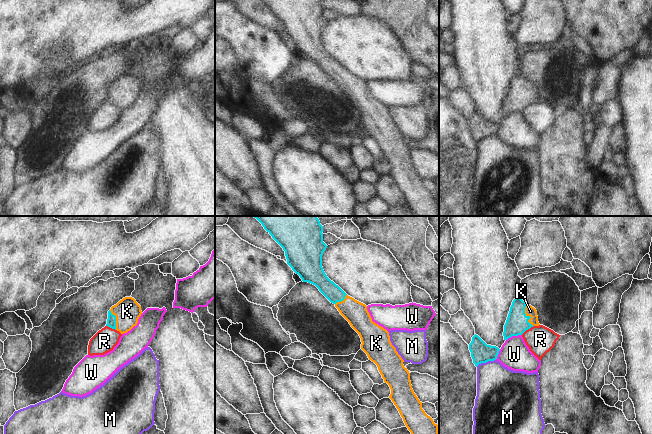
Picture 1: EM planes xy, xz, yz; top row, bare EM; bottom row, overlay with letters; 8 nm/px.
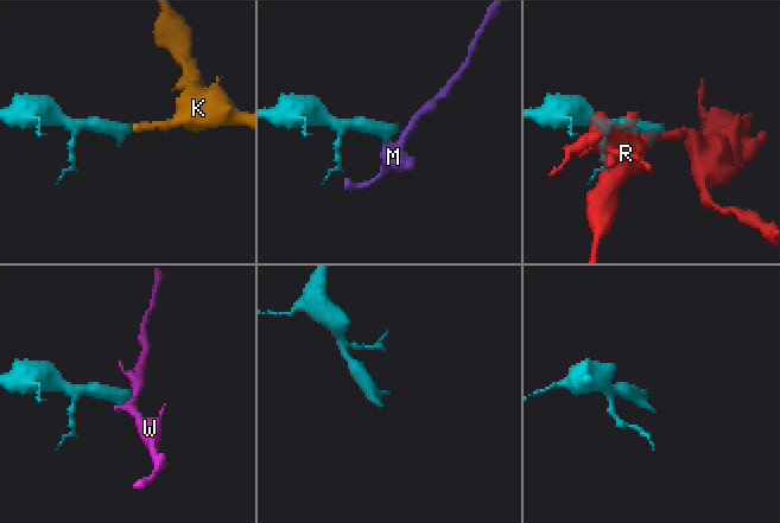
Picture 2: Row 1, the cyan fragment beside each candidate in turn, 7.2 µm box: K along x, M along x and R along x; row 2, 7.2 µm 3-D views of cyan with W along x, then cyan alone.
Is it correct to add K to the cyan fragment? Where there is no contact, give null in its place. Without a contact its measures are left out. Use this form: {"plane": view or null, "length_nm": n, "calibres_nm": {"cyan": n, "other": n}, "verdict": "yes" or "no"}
{"plane": "yz", "length_nm": 190, "calibres_nm": {"cyan": 180, "other": 80}, "verdict": "yes"}

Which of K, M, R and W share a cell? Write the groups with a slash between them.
K / M / R / W

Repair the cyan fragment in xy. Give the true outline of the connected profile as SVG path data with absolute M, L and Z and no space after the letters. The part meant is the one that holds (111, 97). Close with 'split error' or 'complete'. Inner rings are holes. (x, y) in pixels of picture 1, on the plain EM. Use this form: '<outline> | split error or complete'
M125 73L108 87L106 102L121 110L127 109L137 101L141 90L141 82L136 76L132 73Z | split error

